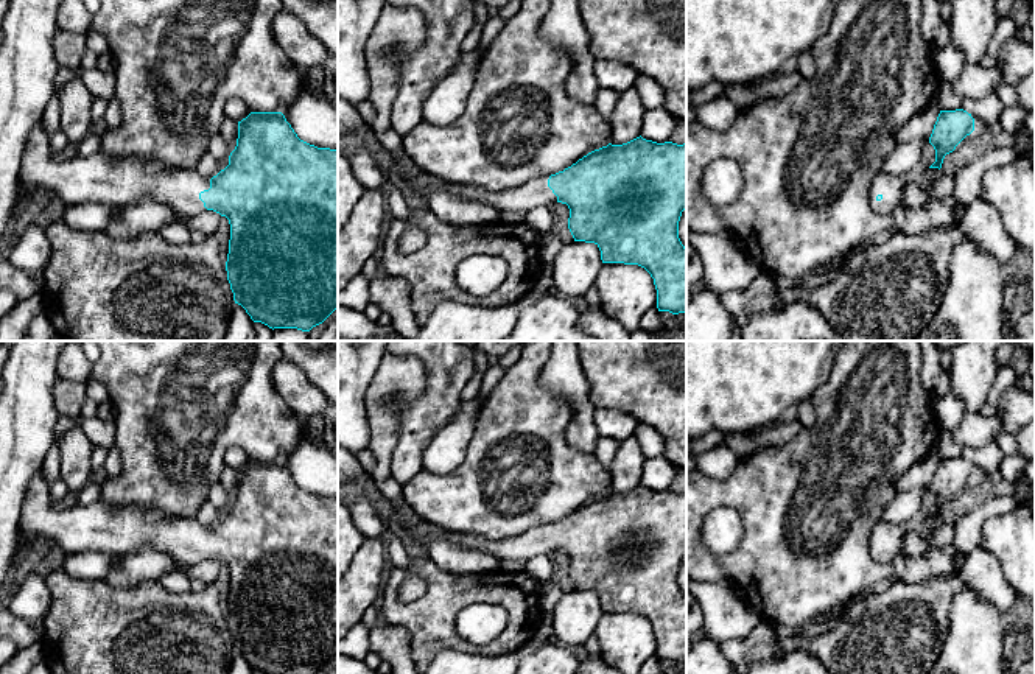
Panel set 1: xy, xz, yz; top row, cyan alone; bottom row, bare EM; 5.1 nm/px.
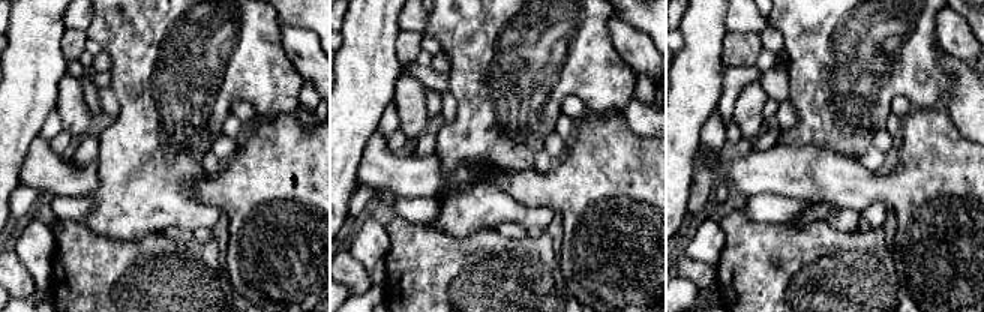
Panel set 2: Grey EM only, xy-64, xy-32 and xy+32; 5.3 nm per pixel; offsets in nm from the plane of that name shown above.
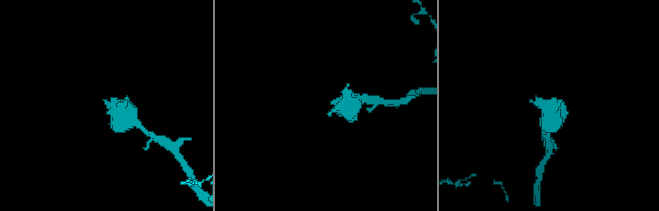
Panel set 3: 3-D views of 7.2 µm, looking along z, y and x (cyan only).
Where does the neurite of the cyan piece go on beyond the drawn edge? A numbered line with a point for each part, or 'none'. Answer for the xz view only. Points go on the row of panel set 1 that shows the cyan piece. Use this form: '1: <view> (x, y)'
1: xz (523, 198)

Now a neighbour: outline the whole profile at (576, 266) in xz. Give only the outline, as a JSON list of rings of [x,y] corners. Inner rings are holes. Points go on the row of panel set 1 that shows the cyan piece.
[[[585,241],[563,244],[553,263],[554,288],[570,297],[584,296],[595,286],[602,265],[598,244]]]

